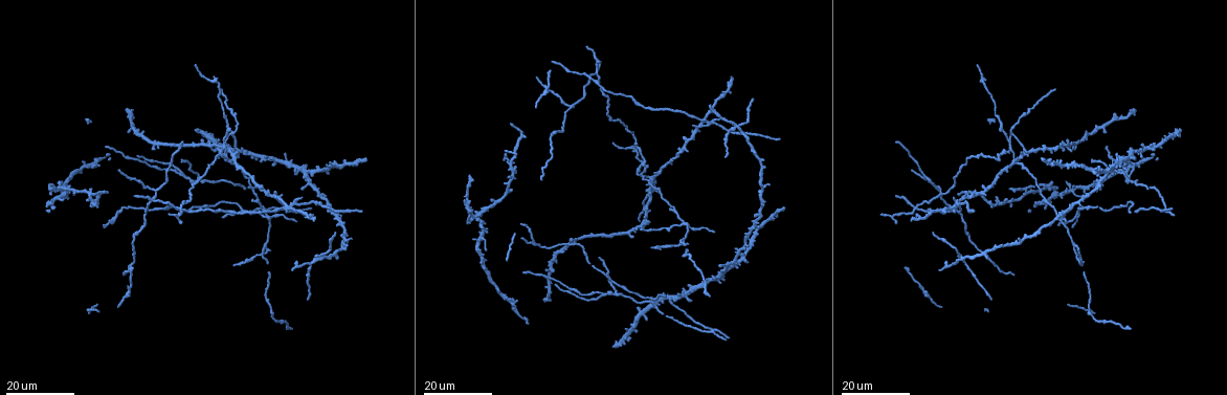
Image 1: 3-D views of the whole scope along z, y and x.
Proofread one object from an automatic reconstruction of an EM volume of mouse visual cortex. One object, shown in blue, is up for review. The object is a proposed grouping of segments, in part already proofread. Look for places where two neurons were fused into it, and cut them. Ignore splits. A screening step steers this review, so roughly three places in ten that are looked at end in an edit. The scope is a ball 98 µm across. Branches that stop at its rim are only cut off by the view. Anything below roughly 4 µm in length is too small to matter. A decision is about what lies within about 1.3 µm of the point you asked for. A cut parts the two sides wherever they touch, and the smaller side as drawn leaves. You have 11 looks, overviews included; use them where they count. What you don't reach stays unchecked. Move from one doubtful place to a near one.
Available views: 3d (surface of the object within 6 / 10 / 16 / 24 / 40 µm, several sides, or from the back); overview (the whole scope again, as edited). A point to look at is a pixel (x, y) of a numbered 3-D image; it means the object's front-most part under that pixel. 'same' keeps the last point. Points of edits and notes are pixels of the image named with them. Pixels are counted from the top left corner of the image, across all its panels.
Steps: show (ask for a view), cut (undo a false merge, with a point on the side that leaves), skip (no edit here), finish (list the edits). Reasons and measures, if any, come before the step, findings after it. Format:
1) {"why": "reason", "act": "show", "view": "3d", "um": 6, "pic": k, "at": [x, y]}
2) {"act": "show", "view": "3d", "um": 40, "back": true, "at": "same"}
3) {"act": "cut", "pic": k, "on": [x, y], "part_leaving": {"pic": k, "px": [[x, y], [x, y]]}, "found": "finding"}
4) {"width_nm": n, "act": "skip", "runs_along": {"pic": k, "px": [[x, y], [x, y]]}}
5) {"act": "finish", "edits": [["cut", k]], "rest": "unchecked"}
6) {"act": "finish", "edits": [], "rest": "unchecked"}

{"why": "four-way junction", "act": "show", "view": "3d", "um": 24, "pic": 1, "at": [714, 329]}

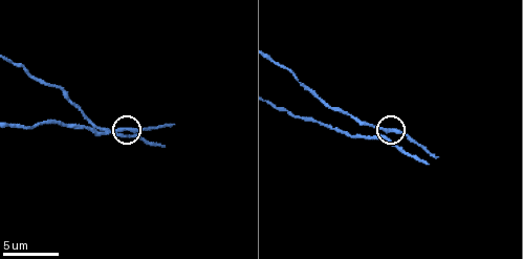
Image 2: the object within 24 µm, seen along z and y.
{"act": "show", "view": "3d", "um": 6, "pic": 2, "at": [385, 130]}

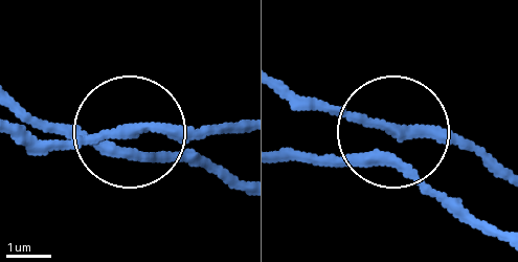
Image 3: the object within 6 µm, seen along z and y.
{"side_arm_um": 6, "arms": 4, "act": "skip", "found": "all the same neuron"}

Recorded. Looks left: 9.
{"why": "four or more arms meet", "act": "show", "view": "3d", "um": 16, "pic": 1, "at": [318, 258]}

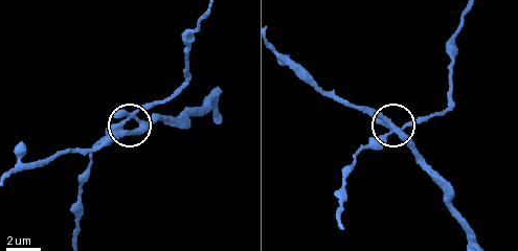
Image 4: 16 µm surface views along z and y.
{"why": "closer look", "act": "show", "view": "3d", "um": 6, "pic": 4, "at": [388, 134]}

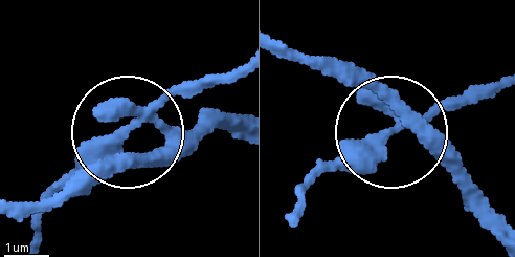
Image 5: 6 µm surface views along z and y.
{"side_arm_um": 18, "arms": 5, "act": "cut", "pic": 5, "on": [368, 153], "found": "a second neuron is stuck on"}

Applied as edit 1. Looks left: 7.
{"act": "show", "view": "overview"}

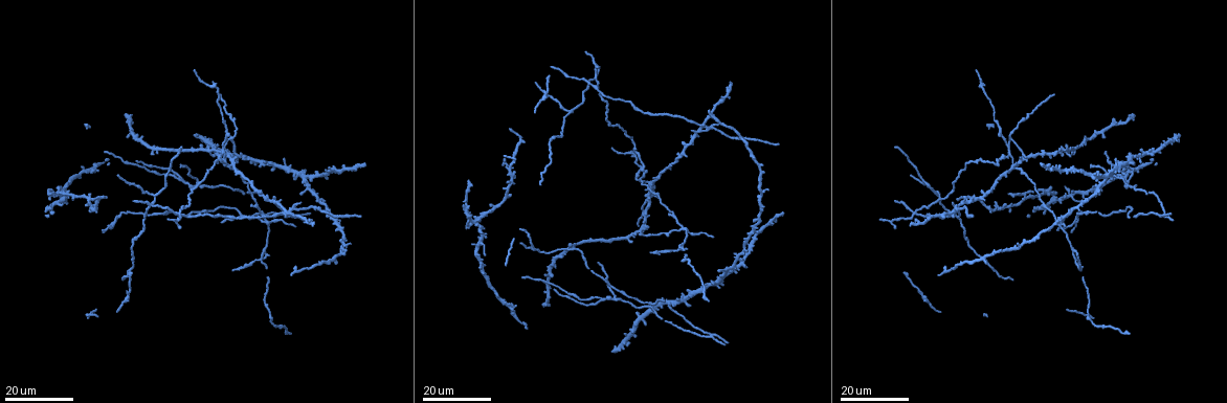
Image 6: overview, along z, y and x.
{"act": "show", "view": "3d", "um": 16, "pic": 6, "at": [603, 300]}

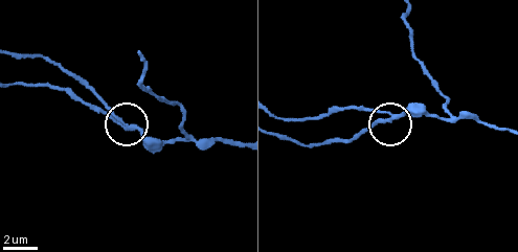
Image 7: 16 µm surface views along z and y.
{"act": "show", "view": "3d", "um": 10, "pic": 7, "at": [386, 119]}

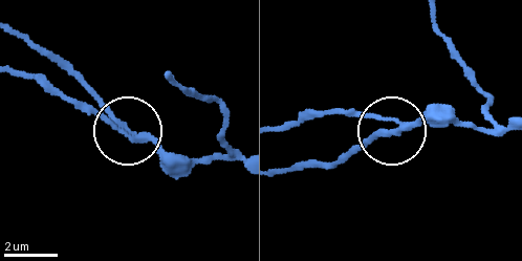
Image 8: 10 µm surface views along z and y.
{"width_nm": 190, "act": "cut", "pic": 8, "on": [366, 115], "part_leaving": {"pic": 8, "px": [[393, 117], [313, 110], [280, 126]]}, "found": "a second neuron is stuck on"}

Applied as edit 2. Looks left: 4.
{"why": "arms part here", "act": "show", "view": "3d", "um": 16, "pic": 6, "at": [1075, 250]}

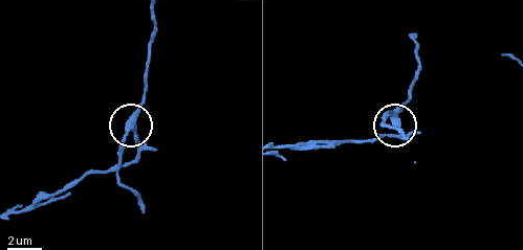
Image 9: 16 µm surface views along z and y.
{"act": "show", "view": "3d", "um": 10, "pic": 9, "at": [130, 124]}

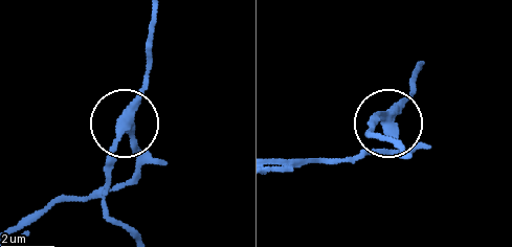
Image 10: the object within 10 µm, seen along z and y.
{"act": "show", "view": "3d", "um": 6, "pic": 10, "at": [388, 128]}

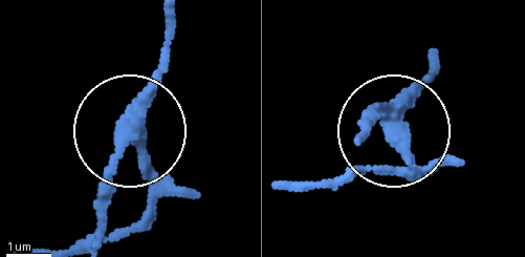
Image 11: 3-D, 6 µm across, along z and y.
{"width_nm": 310, "act": "cut", "pic": 11, "on": [155, 173], "part_leaving": {"pic": 11, "px": [[125, 129], [147, 193], [144, 215], [68, 245]]}, "found": "a second neuron is stuck on"}

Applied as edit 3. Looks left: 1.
{"why": "branch point", "act": "show", "view": "3d", "um": 10, "pic": 9, "at": [415, 36]}

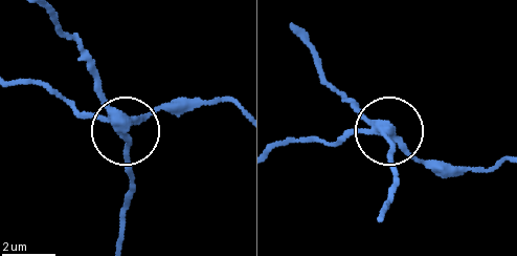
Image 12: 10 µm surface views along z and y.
{"width_nm": 330, "act": "cut", "pic": 12, "on": [149, 118], "part_leaving": {"pic": 12, "px": [[114, 122], [83, 113], [35, 84], [15, 82]]}, "found": "two neurons meet here"}

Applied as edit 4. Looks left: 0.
{"act": "finish", "edits": [["cut", 5], ["cut", 8], ["cut", 11], ["cut", 12]], "rest": "unchecked"}

